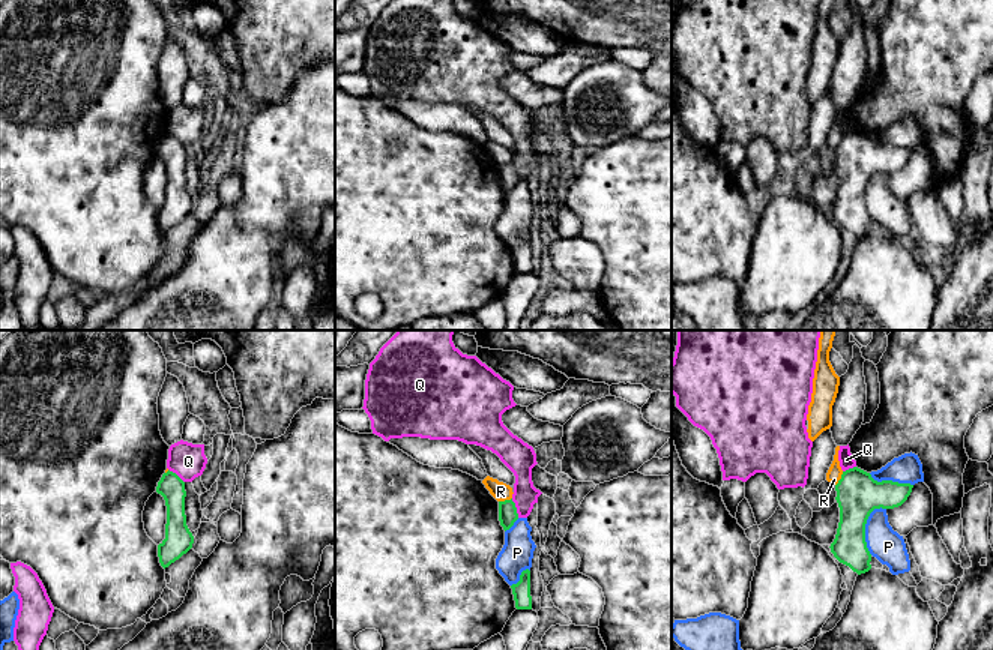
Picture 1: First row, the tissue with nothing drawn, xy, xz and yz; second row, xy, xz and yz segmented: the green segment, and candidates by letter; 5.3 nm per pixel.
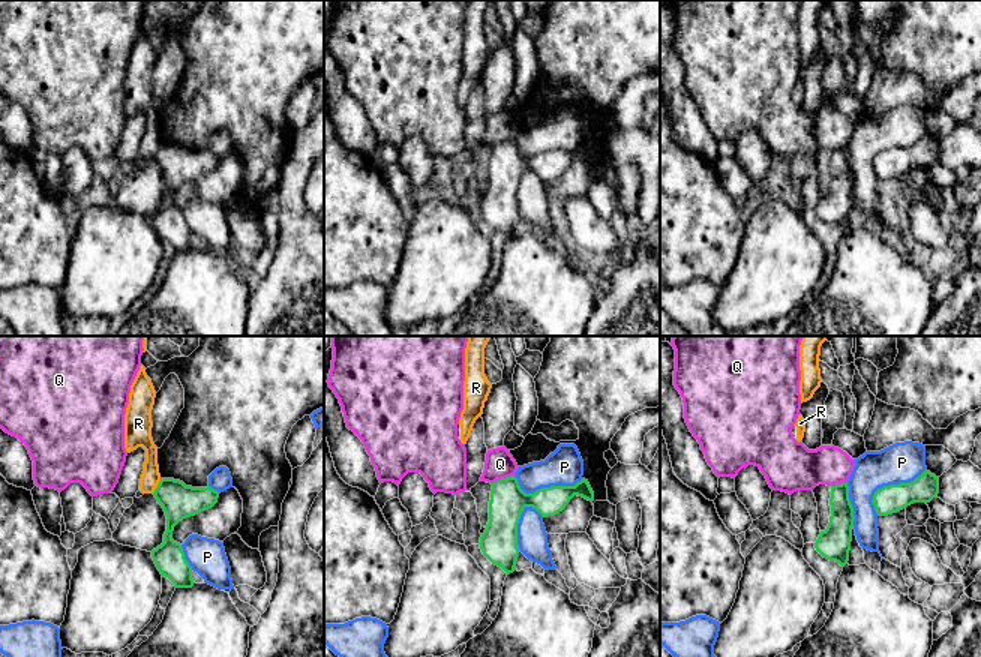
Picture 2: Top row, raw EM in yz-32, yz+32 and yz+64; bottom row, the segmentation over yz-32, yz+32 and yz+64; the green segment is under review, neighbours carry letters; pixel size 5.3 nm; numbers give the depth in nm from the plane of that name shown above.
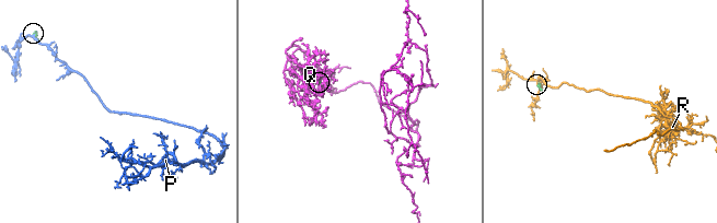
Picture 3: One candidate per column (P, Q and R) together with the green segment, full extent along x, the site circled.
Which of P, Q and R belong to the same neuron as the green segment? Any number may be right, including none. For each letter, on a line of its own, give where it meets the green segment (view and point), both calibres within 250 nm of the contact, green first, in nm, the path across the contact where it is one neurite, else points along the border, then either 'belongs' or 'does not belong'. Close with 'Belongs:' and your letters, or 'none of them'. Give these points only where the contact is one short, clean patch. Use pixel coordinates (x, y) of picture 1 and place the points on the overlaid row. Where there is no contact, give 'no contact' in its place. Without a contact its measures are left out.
P: meets green in yz at (864, 529); 240 nm thick on the green side, 180 nm on the other; does not belong
Q: meets green in xz at (516, 508); 100 nm thick on the green side, 150 nm on the other; border along xz (511, 499), (519, 517); does not belong
R: meets green in yz at (840, 479); 240 nm thick on the green side, 80 nm on the other; border along yz (843, 472), (836, 485); does not belong
Belongs: none of them

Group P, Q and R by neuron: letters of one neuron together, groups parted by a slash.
P / Q / R

